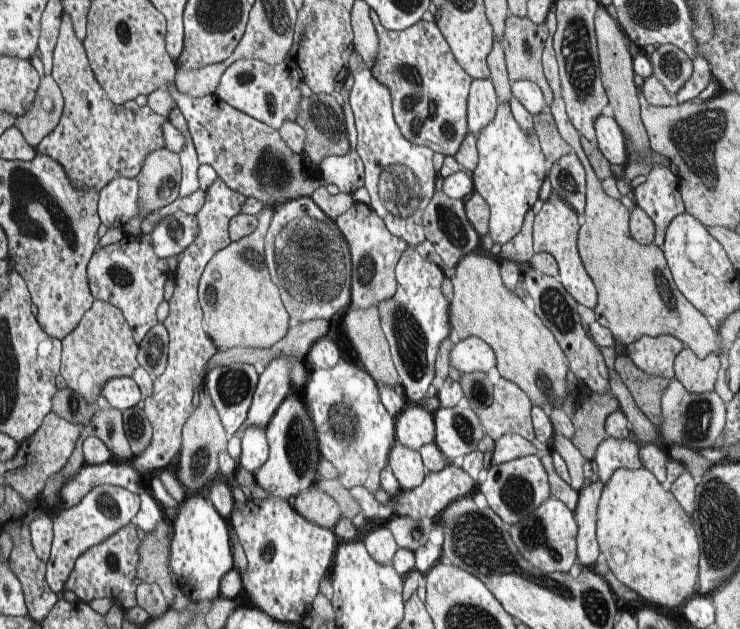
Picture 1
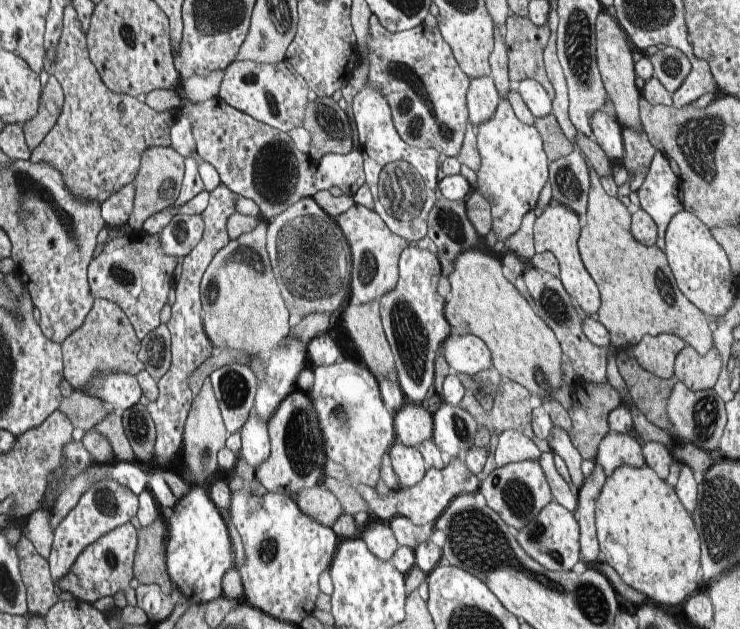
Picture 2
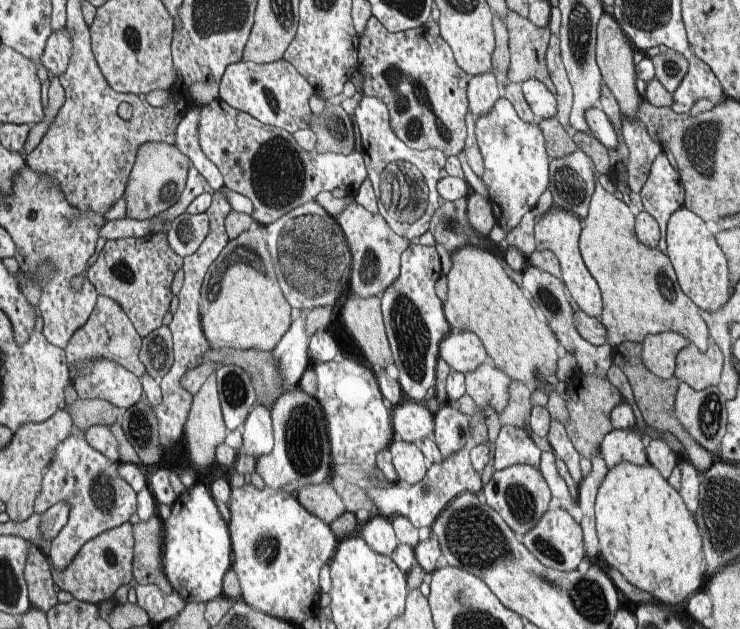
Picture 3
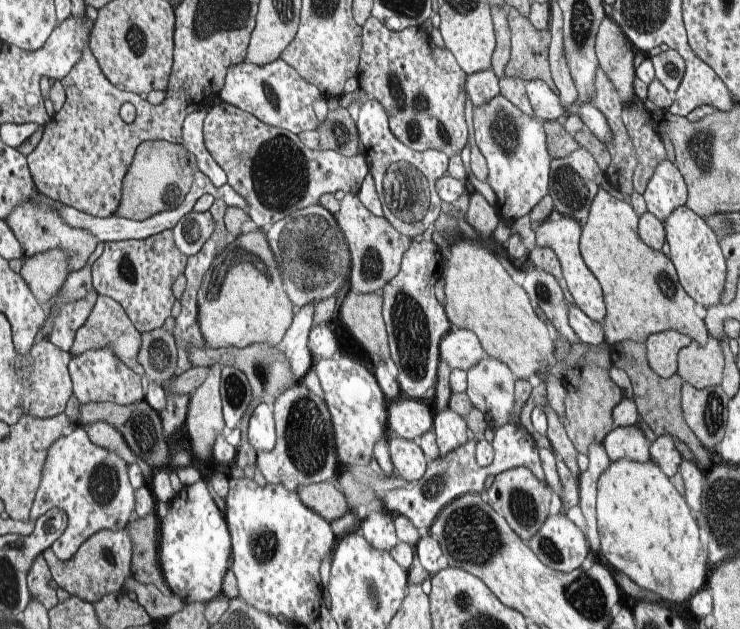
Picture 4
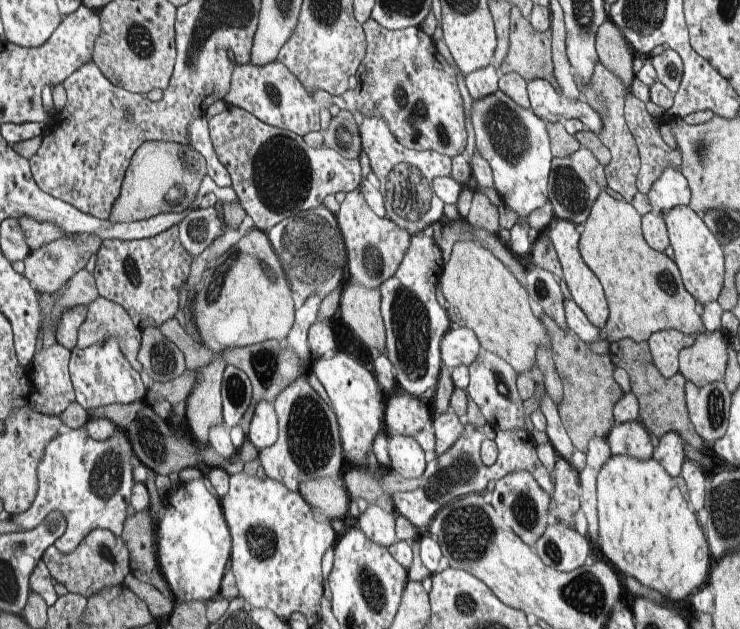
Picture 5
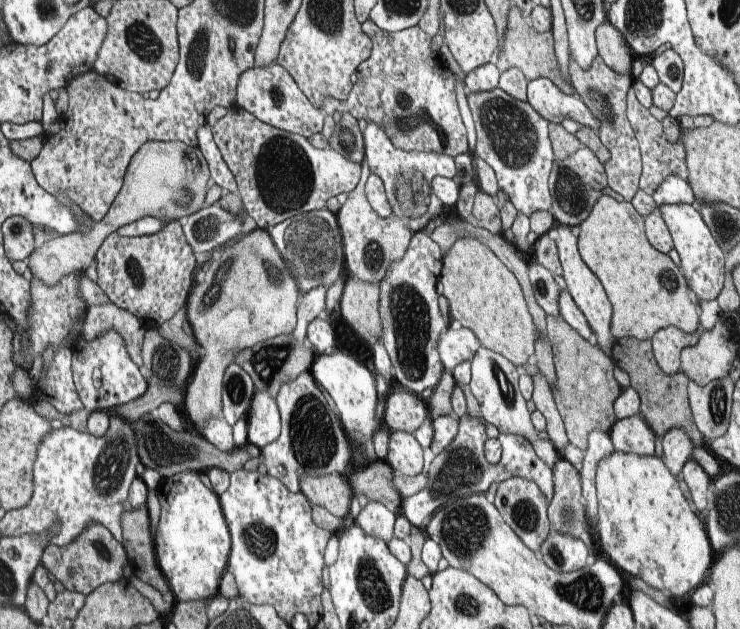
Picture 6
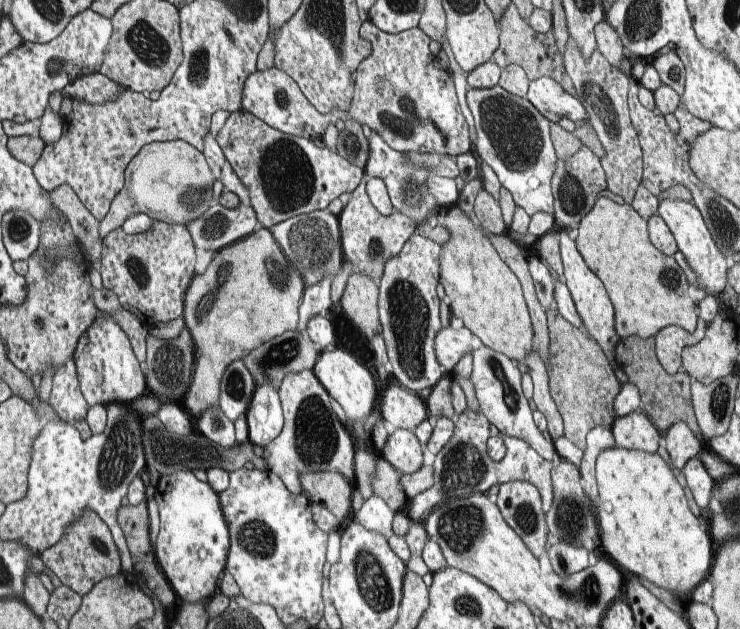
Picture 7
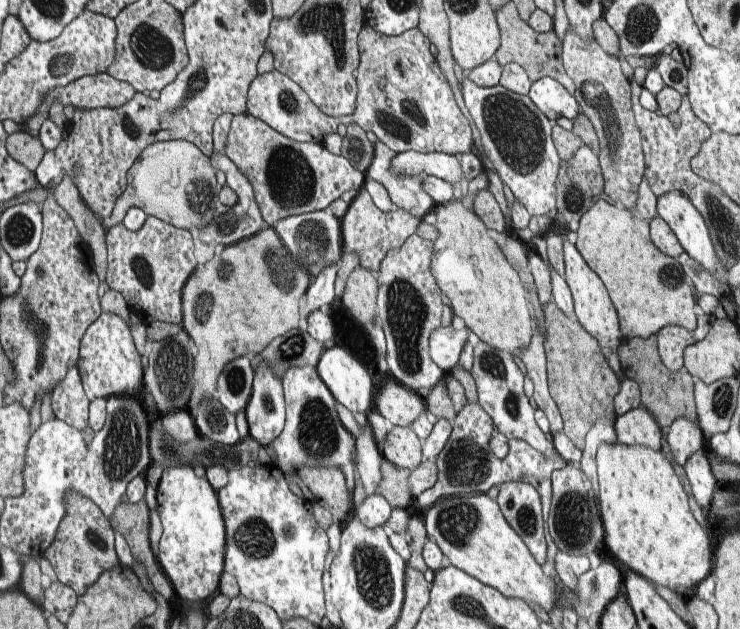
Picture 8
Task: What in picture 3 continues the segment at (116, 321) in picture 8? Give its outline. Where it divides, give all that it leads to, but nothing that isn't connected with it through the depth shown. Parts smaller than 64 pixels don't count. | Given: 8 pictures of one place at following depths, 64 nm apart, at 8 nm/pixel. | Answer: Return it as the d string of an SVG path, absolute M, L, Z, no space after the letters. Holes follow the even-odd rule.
M108 358L78 364L73 387L82 400L105 400L122 410L128 410L143 396L140 378Z

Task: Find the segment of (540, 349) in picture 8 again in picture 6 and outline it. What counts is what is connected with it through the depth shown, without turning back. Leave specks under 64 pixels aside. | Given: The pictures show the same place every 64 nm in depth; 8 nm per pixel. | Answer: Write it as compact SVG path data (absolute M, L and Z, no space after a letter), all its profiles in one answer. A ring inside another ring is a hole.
M540 368L538 369L538 373L532 376L534 389L531 400L534 401L536 408L542 412L544 418L547 420L546 431L549 439L561 455L569 443L565 429L565 421L557 409L552 386L546 380L546 376L540 372Z

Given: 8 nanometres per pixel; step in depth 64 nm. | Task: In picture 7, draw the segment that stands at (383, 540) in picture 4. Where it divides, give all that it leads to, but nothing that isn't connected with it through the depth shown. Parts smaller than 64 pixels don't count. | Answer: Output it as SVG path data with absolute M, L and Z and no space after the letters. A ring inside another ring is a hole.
M372 496L364 502L352 520L360 523L369 532L385 535L393 528L394 516L395 513L386 505L386 502Z

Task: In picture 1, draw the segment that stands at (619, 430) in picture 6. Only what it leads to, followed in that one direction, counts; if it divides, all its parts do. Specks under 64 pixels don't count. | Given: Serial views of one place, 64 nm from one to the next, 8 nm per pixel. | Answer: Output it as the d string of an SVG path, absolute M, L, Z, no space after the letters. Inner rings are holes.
M607 437L598 445L593 459L596 462L595 476L600 478L604 485L616 469L638 470L642 467L638 446L628 438Z

